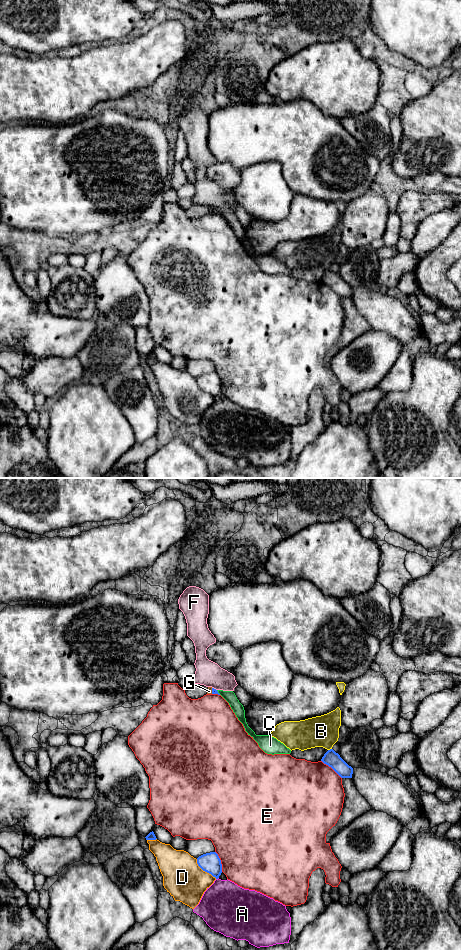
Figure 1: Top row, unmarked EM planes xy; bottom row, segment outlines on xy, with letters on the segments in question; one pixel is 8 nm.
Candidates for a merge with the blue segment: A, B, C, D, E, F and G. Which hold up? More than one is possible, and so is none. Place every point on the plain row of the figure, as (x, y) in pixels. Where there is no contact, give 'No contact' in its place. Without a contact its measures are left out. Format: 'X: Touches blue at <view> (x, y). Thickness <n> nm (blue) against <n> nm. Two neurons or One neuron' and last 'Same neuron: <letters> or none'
A: Touches blue at xy (217, 398). Thickness 160 nm (blue) against 400 nm. Two neurons
B: Touches blue at xy (330, 269). Thickness 120 nm (blue) against 260 nm. Two neurons
C: Touches blue at xy (217, 212). Thickness 50 nm (blue) against 90 nm. Two neurons
D: Touches blue at xy (204, 390). Thickness 160 nm (blue) against 320 nm. Two neurons
E: Touches blue at xy (331, 287). Thickness 120 nm (blue) against 480 nm. Two neurons
F: Touches blue at xy (213, 208). Thickness 50 nm (blue) against 200 nm. Two neurons
G: Touches blue at xy (212, 211). Thickness 50 nm (blue) against 40 nm. Two neurons
Same neuron: none

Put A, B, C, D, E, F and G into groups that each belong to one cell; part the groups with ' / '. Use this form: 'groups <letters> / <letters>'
groups A / B / C G / D / E / F

